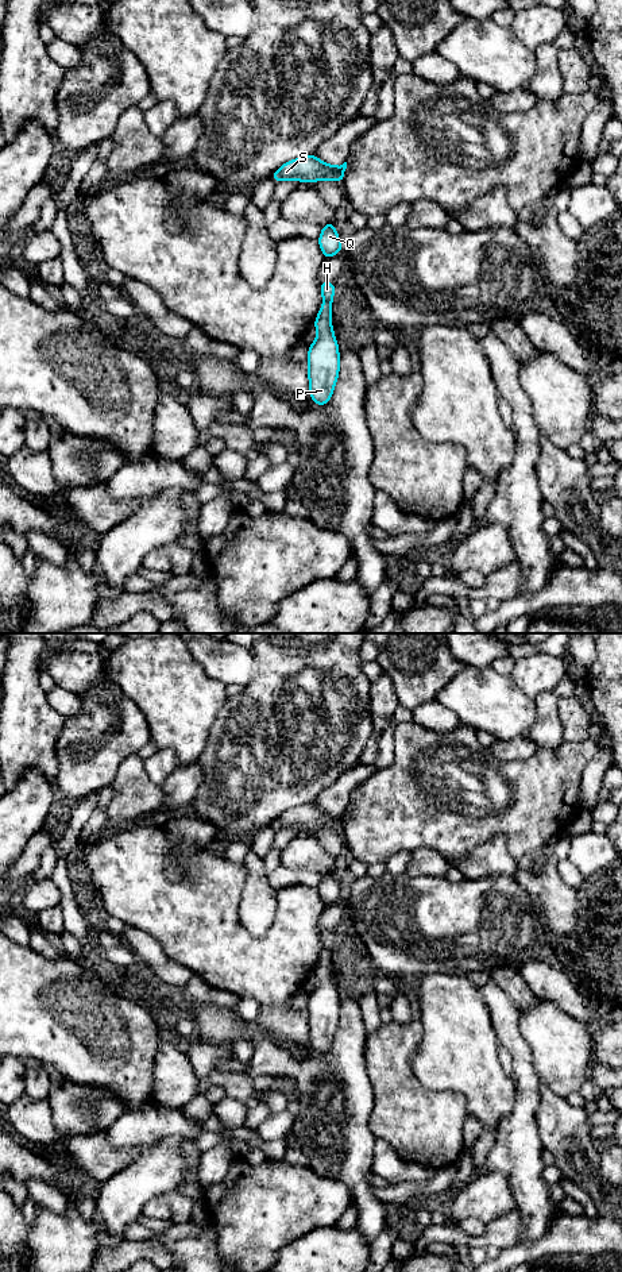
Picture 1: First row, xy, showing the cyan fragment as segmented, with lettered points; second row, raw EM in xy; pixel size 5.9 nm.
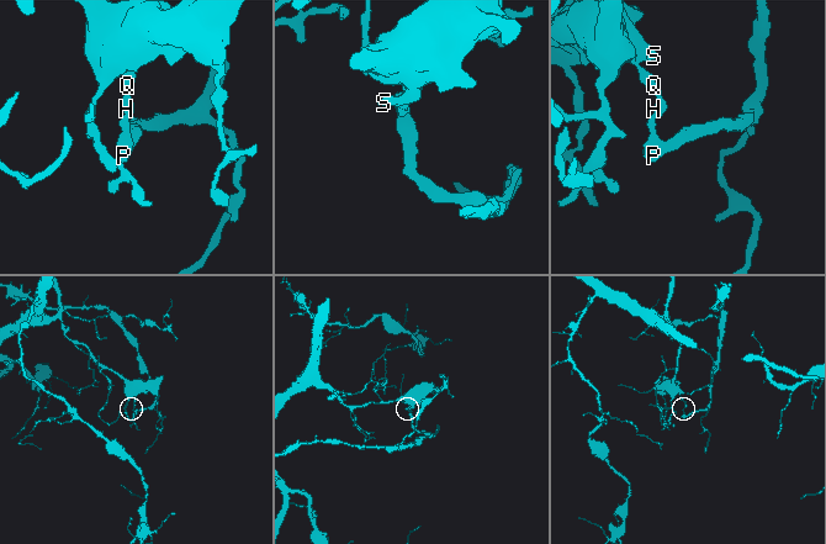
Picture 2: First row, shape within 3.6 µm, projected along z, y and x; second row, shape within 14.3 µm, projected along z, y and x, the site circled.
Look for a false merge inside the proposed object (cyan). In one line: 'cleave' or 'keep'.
cleave

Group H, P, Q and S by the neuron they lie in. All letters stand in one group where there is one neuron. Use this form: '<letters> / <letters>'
H Q S / P

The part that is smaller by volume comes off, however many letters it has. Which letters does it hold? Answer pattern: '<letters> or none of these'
P

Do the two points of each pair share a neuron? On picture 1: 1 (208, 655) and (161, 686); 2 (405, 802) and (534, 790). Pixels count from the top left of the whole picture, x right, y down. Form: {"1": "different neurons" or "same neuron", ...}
{"1": "different neurons", "2": "same neuron"}

